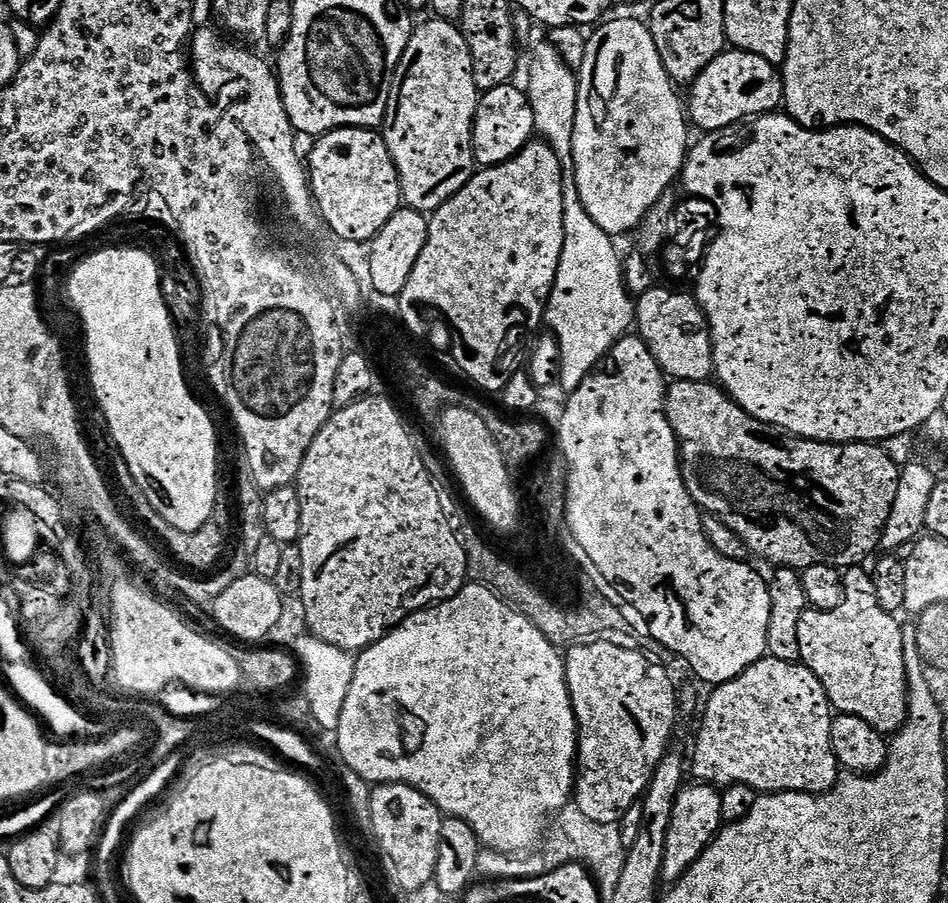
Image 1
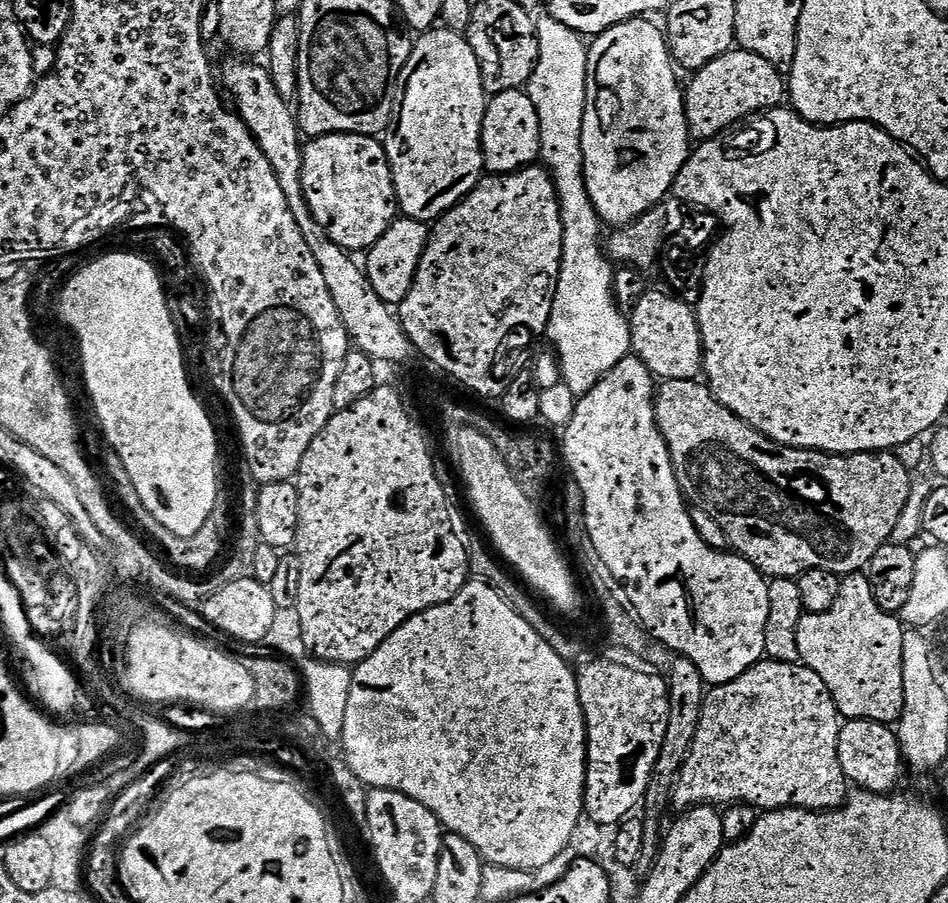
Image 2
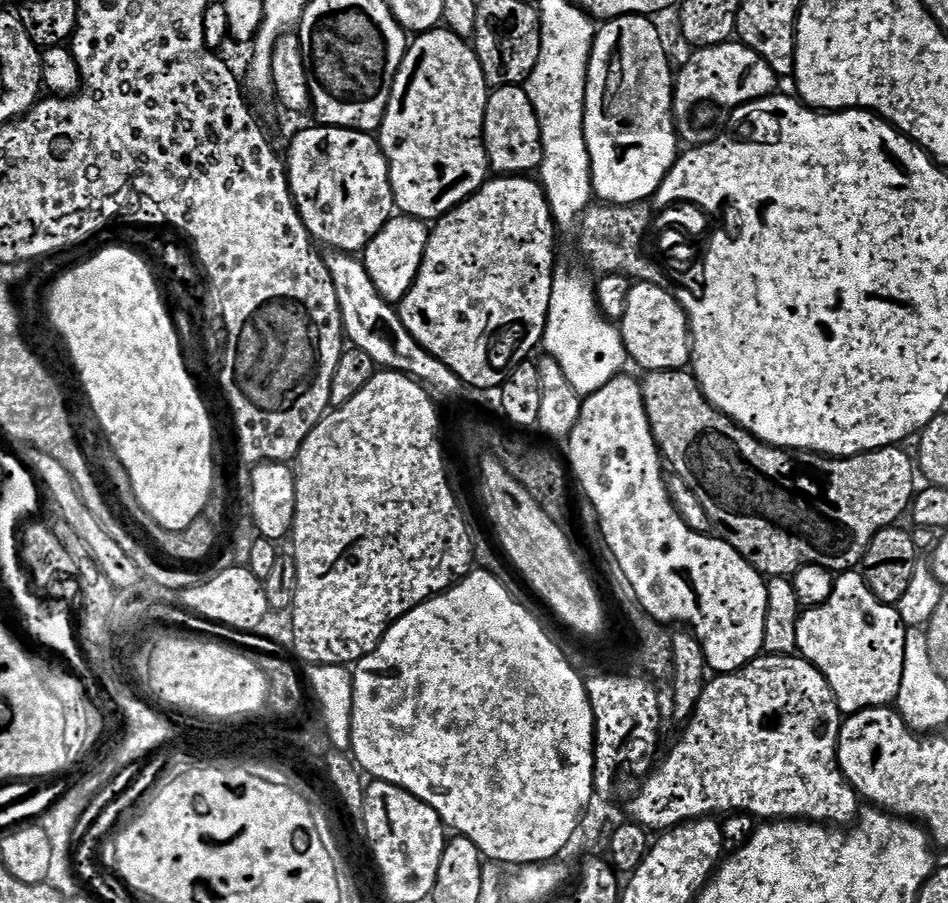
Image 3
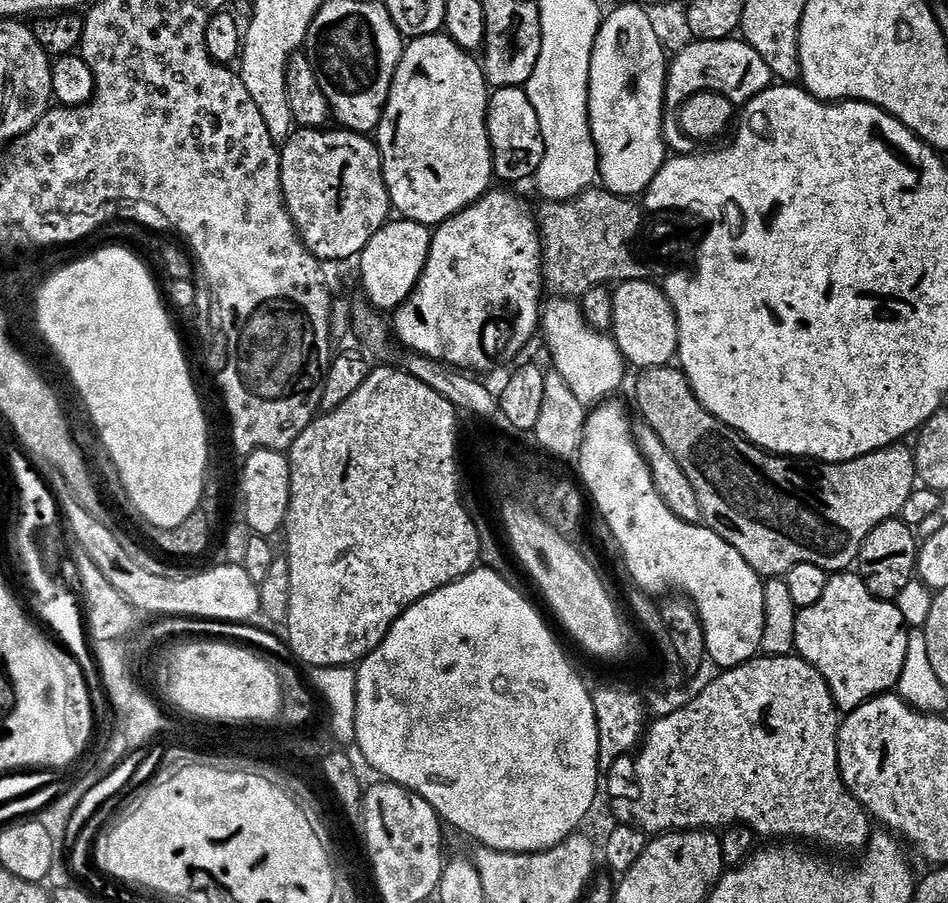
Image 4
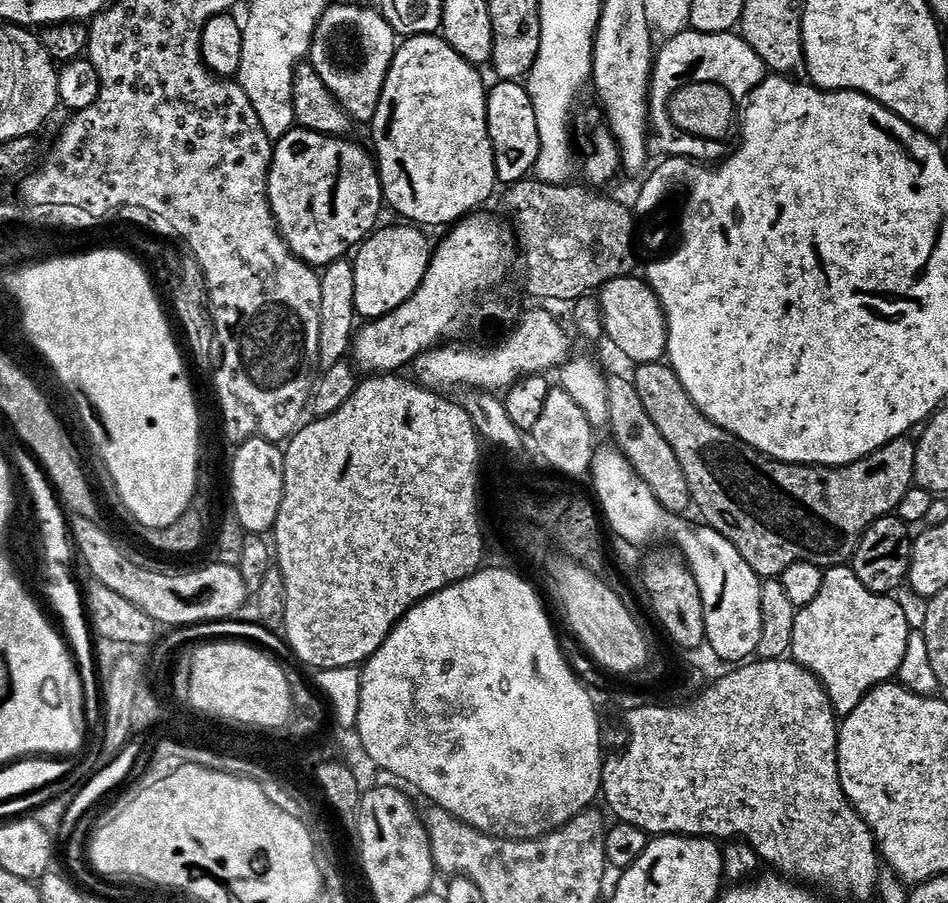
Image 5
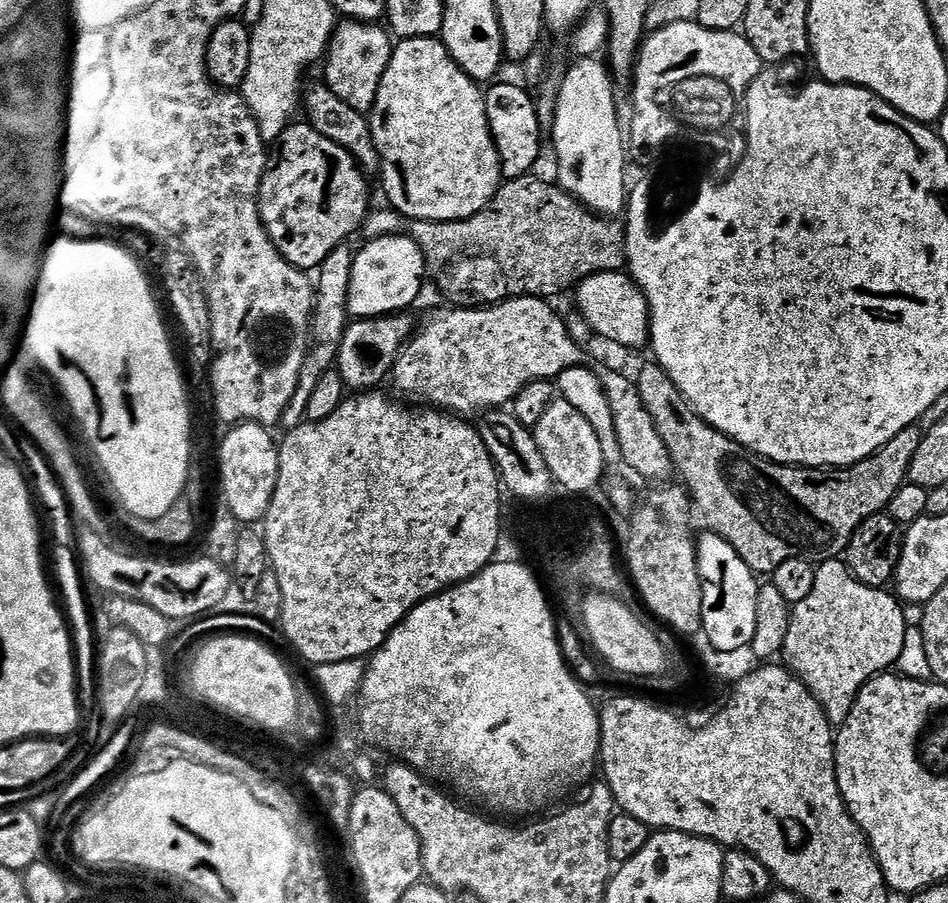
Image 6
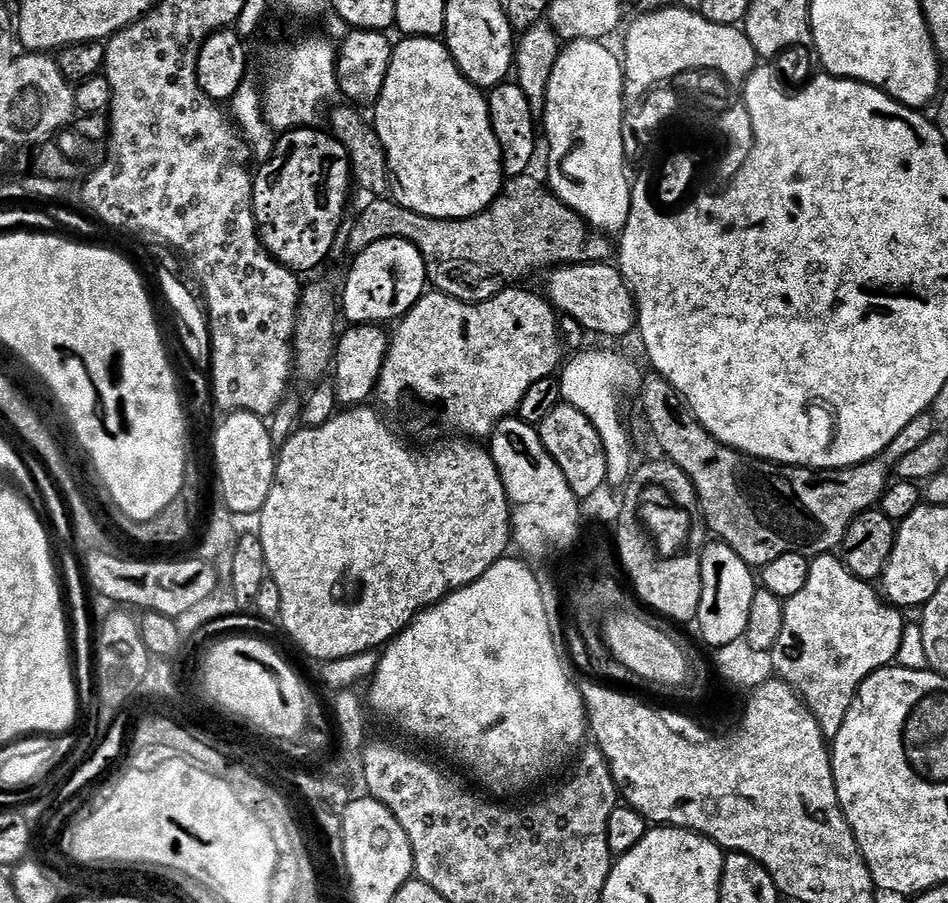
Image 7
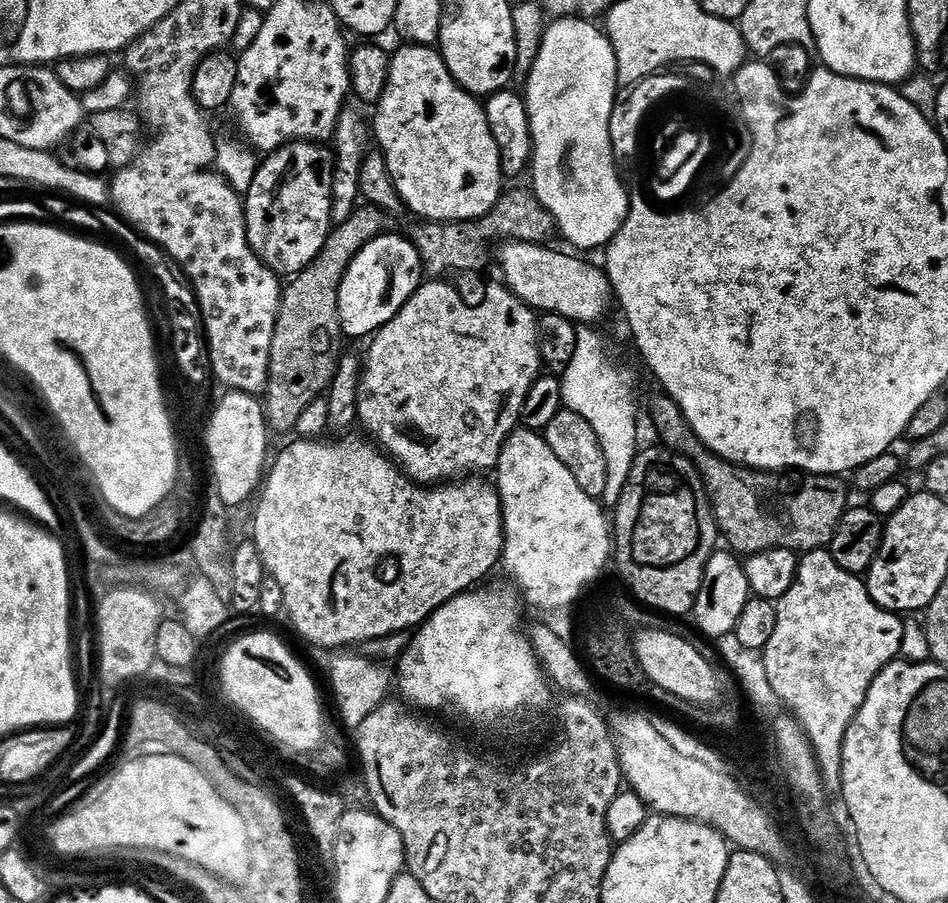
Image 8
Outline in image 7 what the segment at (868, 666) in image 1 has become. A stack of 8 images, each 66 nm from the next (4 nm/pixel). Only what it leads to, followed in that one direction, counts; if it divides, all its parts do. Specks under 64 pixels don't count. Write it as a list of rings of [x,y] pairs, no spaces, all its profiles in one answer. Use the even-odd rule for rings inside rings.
[[[825,554],[817,556],[810,563],[810,578],[806,578],[806,586],[802,586],[802,590],[798,594],[794,594],[789,600],[783,601],[784,621],[782,622],[782,630],[778,636],[778,640],[771,648],[774,660],[775,675],[783,680],[785,684],[794,689],[808,705],[809,712],[820,722],[820,727],[824,729],[825,737],[835,738],[840,733],[844,721],[848,715],[844,713],[844,709],[851,709],[848,706],[849,699],[855,699],[857,696],[852,693],[854,686],[858,684],[860,678],[854,676],[862,676],[862,674],[854,674],[854,672],[846,672],[842,670],[844,664],[840,662],[842,658],[838,658],[838,654],[842,656],[842,652],[850,652],[850,650],[842,650],[842,642],[834,646],[834,630],[828,630],[830,622],[838,624],[836,626],[836,636],[842,636],[838,632],[840,630],[840,622],[848,620],[848,616],[852,614],[860,614],[866,616],[862,612],[868,612],[868,616],[876,616],[876,620],[882,622],[886,620],[886,628],[890,628],[890,634],[884,636],[894,636],[894,654],[896,657],[900,655],[900,647],[902,646],[902,638],[906,623],[903,615],[891,604],[882,599],[881,593],[876,592],[871,583],[866,580],[860,580],[849,570],[843,559],[838,558],[836,554]],[[870,612],[888,612],[888,614],[870,614]],[[822,618],[826,618],[826,630],[820,630]],[[836,654],[836,658],[834,658]],[[830,662],[830,664],[828,664]]]

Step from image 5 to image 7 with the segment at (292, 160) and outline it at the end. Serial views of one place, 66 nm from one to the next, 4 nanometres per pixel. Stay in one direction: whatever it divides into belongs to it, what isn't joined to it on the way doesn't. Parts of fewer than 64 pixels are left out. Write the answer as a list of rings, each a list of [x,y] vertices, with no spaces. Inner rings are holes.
[[[309,126],[306,128],[293,128],[290,132],[285,132],[276,141],[276,148],[273,150],[272,158],[268,163],[261,163],[255,173],[252,182],[252,213],[256,216],[256,230],[260,237],[261,244],[267,252],[277,260],[279,264],[286,268],[295,270],[297,273],[308,272],[311,268],[316,268],[323,261],[327,261],[328,251],[331,250],[331,244],[335,240],[335,235],[338,234],[340,225],[346,219],[344,207],[348,204],[348,184],[350,188],[350,165],[348,163],[348,152],[342,145],[336,141],[335,136],[327,131],[315,132],[315,127]]]

